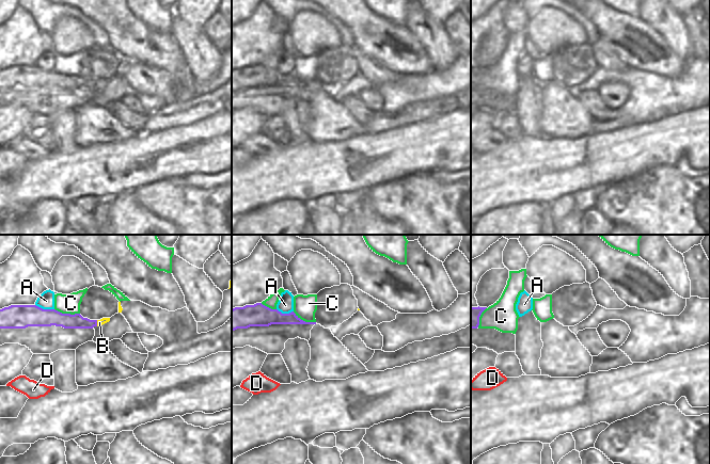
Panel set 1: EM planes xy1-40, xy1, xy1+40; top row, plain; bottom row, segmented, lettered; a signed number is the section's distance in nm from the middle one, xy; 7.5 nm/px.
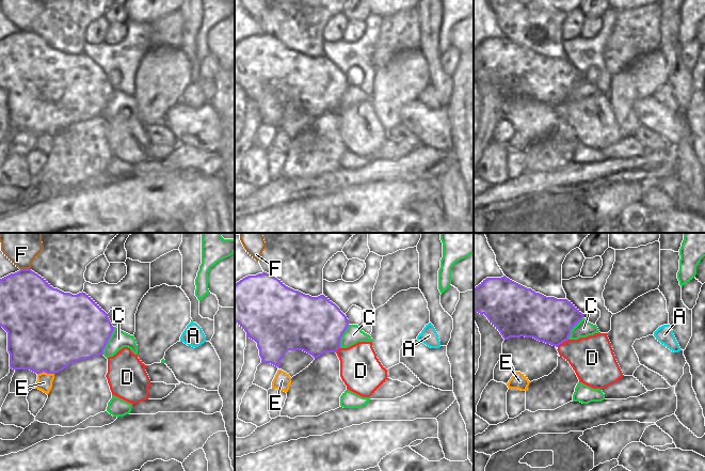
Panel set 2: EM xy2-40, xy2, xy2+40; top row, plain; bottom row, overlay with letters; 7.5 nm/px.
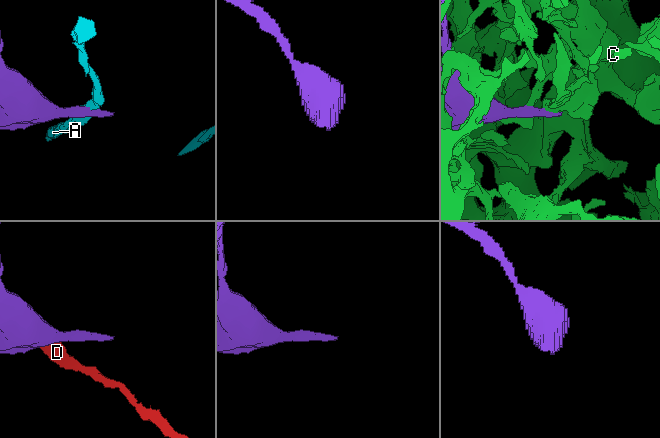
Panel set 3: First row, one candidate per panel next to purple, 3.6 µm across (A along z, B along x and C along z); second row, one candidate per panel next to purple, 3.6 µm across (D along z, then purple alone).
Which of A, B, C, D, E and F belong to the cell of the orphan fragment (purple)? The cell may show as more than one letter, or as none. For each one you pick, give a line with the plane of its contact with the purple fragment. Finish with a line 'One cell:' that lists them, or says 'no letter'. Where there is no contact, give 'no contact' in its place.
B: xy1-40
One cell: B

